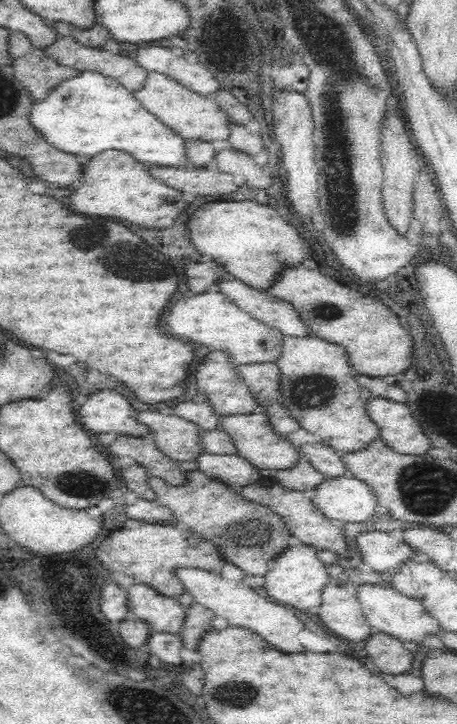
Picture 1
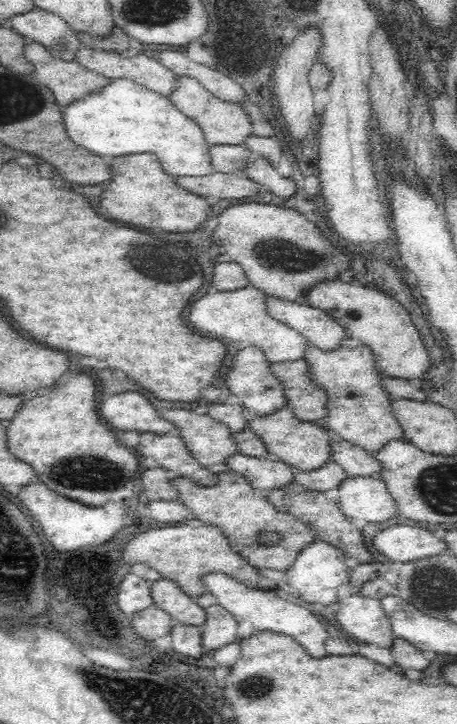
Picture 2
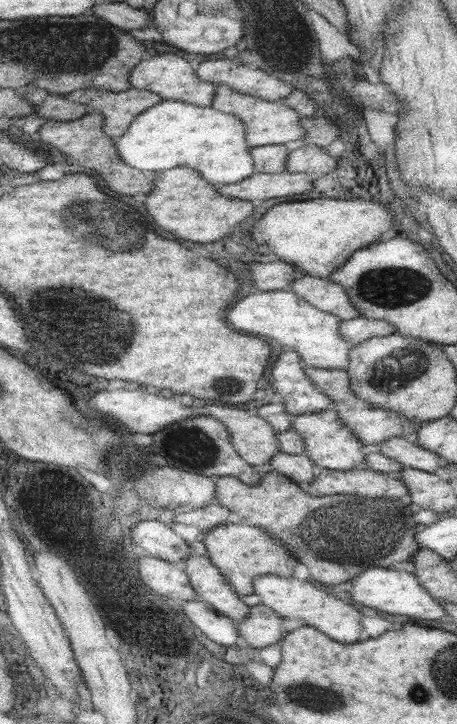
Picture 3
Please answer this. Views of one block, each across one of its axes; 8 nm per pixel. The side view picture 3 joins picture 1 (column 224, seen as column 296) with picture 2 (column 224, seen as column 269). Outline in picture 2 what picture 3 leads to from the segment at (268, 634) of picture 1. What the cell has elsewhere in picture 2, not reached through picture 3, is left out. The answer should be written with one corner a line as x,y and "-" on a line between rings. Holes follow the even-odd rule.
219,572
204,576
204,583
208,585
210,593
216,597
216,602
228,608
239,621
251,622
254,628
260,632
272,631
290,635
298,640
299,643
302,643
304,648
307,648
308,652
312,656
316,656
316,658
328,656
330,632
316,617
316,614
312,613
312,610
280,598
277,590
255,589

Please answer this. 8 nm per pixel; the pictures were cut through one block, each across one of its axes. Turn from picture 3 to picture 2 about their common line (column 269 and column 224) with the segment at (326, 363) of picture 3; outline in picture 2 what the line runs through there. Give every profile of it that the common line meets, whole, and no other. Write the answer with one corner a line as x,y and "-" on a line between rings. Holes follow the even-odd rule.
250,286
236,291
225,292
212,290
208,296
196,302
192,308
192,326
216,334
216,338
236,341
242,345
258,347
266,351
268,360
279,363
287,360
296,360
304,357
311,348
307,337
296,329
290,328
284,321
272,316
269,310
271,296
266,292

